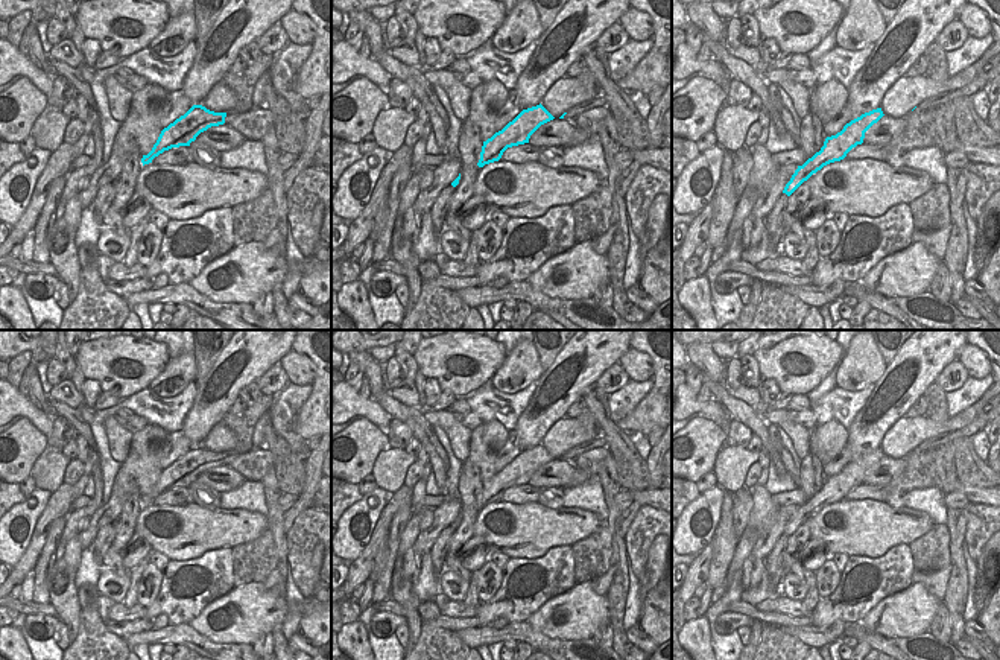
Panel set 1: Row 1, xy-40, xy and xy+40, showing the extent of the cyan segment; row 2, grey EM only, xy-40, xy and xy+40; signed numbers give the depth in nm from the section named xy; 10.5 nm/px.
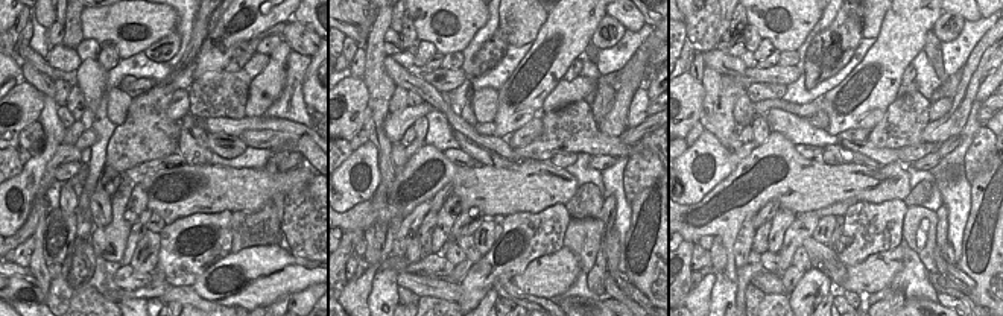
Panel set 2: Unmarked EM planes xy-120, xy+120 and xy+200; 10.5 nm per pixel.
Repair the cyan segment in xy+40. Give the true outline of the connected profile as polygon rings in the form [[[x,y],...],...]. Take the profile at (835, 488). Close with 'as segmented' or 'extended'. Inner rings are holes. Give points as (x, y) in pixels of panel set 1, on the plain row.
[[[994,382],[985,394],[968,409],[950,417],[947,421],[933,421],[926,414],[922,417],[900,418],[883,436],[877,450],[862,455],[843,467],[836,476],[827,478],[824,487],[802,506],[798,506],[783,534],[790,537],[804,522],[824,506],[840,502],[847,494],[863,484],[865,473],[883,456],[894,459],[906,458],[924,441],[959,430],[970,424],[985,405],[997,408],[1000,405],[1000,382]]] | extended

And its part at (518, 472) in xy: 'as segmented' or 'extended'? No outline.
extended

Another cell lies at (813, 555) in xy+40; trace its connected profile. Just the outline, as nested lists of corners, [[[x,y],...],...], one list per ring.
[[[810,538],[798,555],[805,570],[816,572],[825,561],[831,560],[822,540]]]

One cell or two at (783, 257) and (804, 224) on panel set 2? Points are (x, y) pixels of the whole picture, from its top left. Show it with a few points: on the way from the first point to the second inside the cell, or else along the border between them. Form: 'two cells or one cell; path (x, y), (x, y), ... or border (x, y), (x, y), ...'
one cell; path (787, 248), (798, 231)

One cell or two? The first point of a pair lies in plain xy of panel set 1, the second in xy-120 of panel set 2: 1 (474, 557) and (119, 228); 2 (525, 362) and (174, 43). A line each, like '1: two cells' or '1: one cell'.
1: two cells
2: one cell

